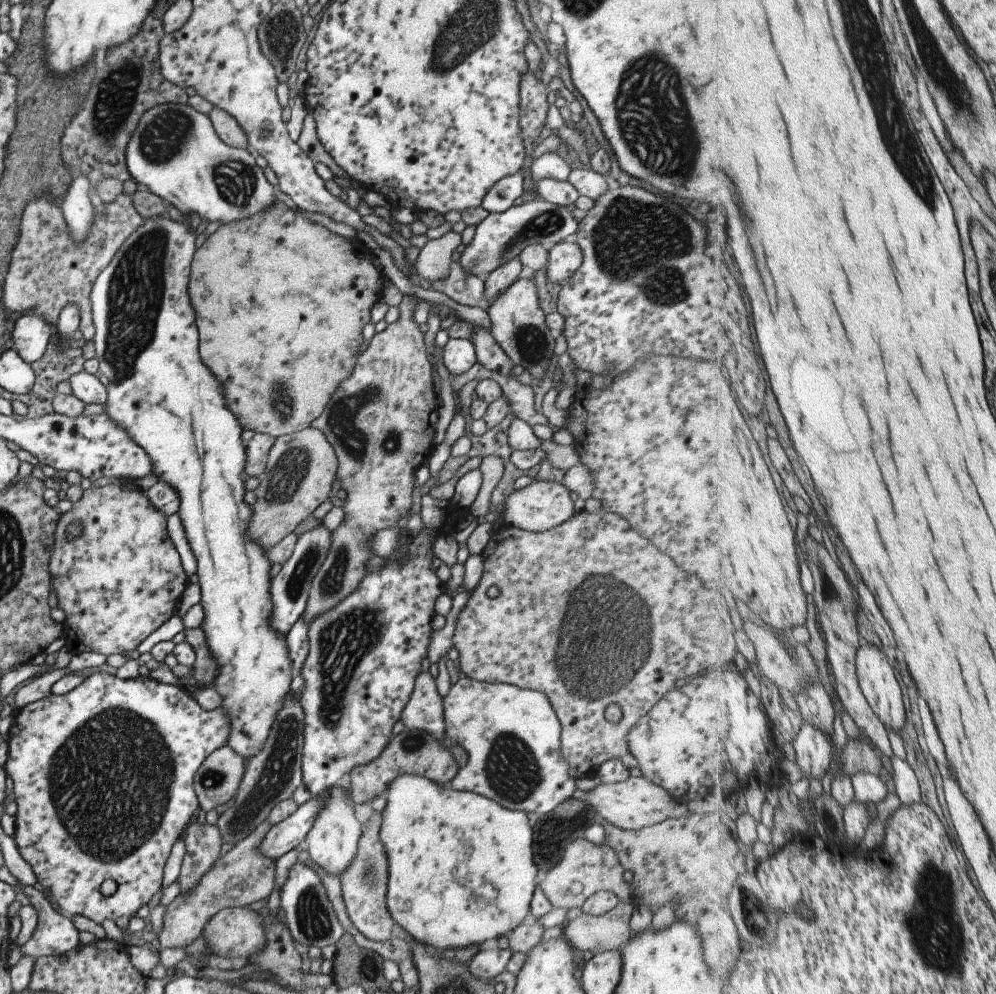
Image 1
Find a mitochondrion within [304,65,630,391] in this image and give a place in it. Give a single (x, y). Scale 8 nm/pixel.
(546, 224)

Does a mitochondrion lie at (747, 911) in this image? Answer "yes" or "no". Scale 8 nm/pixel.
no

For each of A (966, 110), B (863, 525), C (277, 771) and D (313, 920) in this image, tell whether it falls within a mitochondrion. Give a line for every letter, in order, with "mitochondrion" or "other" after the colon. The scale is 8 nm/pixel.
A: mitochondrion
B: other
C: mitochondrion
D: mitochondrion

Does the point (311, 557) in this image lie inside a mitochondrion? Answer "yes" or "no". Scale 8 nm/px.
yes

